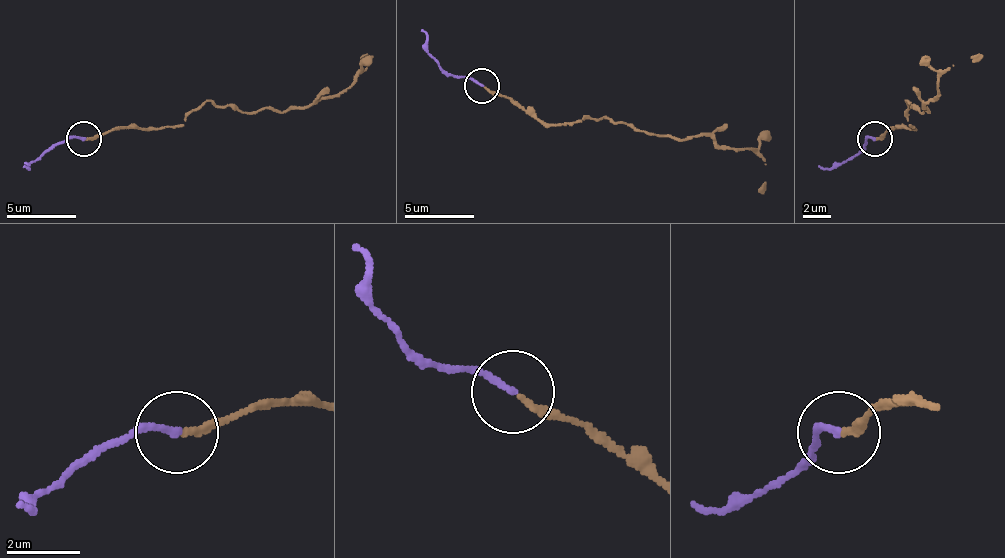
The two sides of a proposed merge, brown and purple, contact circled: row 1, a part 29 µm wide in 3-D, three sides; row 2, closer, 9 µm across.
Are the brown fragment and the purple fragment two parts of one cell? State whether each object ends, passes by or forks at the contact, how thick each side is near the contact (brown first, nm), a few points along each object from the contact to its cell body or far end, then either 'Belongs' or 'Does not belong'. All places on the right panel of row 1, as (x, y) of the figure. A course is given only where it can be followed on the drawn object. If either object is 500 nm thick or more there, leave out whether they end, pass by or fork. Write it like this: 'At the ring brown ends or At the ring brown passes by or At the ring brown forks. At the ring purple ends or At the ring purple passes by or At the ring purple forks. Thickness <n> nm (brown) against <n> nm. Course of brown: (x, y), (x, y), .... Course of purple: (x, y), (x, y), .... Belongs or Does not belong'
At the ring brown ends. At the ring purple ends. Thickness 190 nm (brown) against 180 nm. Course of brown: (875, 138), (889, 127), (914, 127), (907, 99), (921, 113), (952, 64), (984, 54). Course of purple: (875, 138), (840, 166), (823, 169), (819, 166). Belongs

